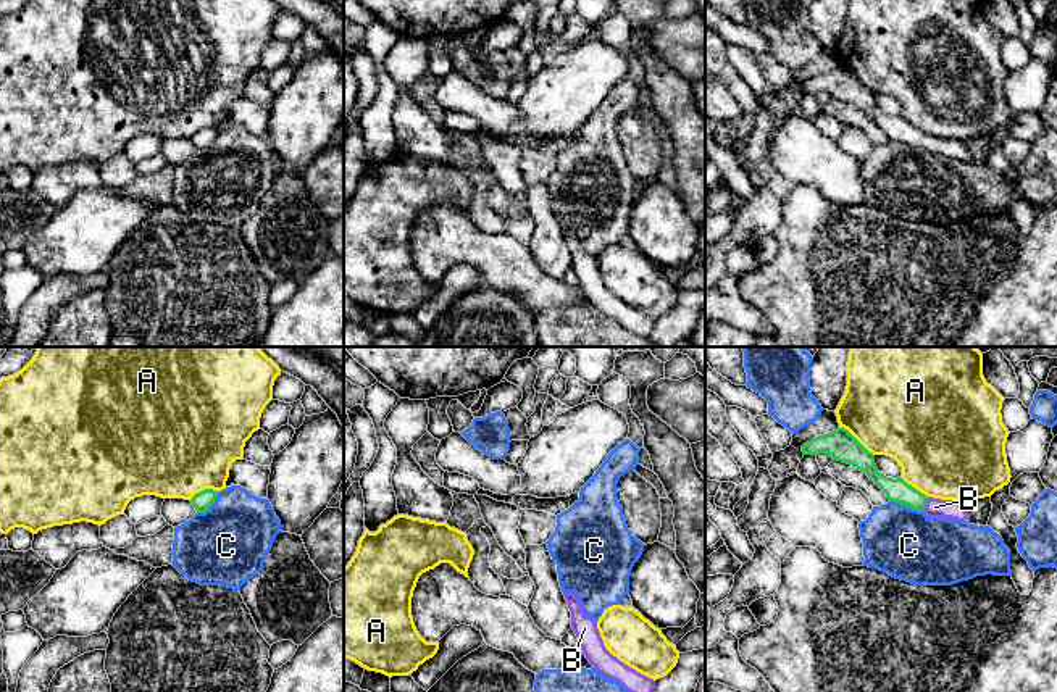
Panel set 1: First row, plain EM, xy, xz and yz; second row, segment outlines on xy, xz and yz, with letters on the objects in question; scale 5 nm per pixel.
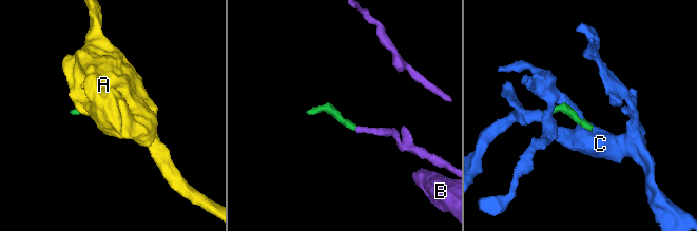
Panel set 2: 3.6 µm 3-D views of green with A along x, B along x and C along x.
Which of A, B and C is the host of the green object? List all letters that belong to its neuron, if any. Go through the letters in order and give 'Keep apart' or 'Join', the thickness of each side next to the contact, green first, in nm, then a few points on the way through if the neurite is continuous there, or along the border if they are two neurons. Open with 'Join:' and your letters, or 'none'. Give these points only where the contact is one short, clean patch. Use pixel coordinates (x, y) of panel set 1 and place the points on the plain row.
Join: B
A: Keep apart. Thickness 150 nm (green) against 480 nm
B: Join. Thickness 120 nm (green) against 100 nm. Path across: yz (898, 129), (925, 142), (935, 145)
C: Keep apart. Thickness 120 nm (green) against 340 nm

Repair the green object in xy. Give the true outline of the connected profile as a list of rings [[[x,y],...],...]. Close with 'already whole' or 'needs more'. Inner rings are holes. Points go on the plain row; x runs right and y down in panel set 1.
[[[205,127],[192,135],[192,144],[197,152],[205,152],[215,142],[218,131],[213,127]]]; already whole

